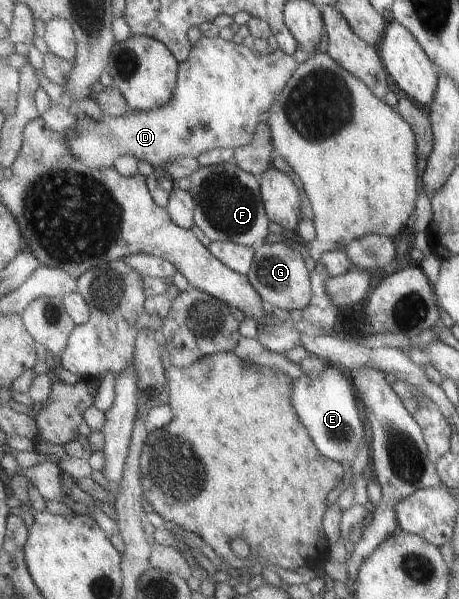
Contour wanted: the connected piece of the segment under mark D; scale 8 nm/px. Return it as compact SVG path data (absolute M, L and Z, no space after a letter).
M202 35L202 38L191 45L188 58L179 63L178 82L170 103L150 112L128 110L122 116L110 116L104 112L102 120L94 120L92 116L90 120L78 119L72 127L76 128L76 132L68 138L72 152L96 168L115 168L114 162L120 156L132 154L138 160L148 162L155 170L160 170L164 164L184 156L198 158L202 152L213 148L240 148L252 142L256 127L267 122L272 102L276 100L276 96L280 96L282 88L288 84L299 64L293 55L284 54L280 49L264 55L220 36L208 38Z

